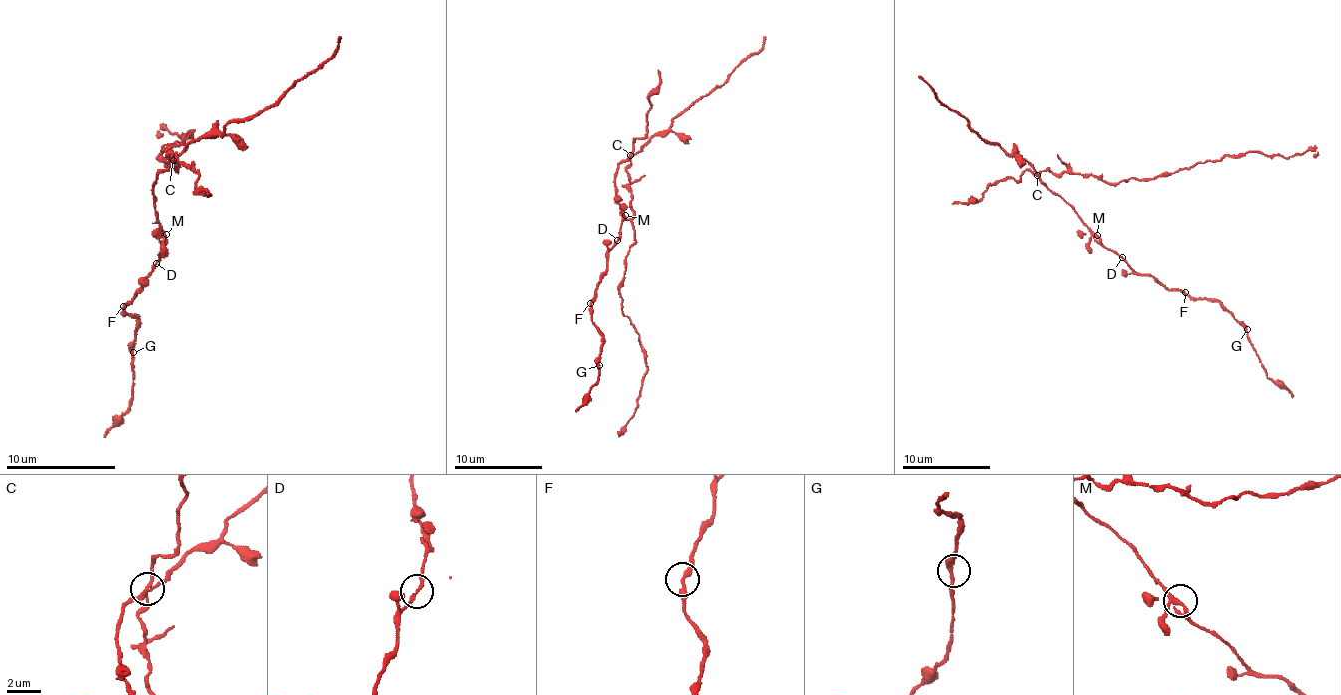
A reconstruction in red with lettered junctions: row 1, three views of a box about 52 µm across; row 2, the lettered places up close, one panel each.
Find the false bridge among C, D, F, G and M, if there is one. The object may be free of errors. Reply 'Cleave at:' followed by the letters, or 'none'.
Cleave at: C

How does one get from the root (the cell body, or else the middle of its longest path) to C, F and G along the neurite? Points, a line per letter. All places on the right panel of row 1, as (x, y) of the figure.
C: (1055, 195), (1038, 176)
F: (1055, 195), (1060, 195), (1075, 211), (1099, 244), (1115, 250), (1137, 272), (1152, 274), (1170, 290), (1185, 292)
G: (1055, 195), (1075, 211), (1099, 244), (1137, 272), (1152, 274), (1170, 290), (1196, 299), (1216, 299), (1247, 329)

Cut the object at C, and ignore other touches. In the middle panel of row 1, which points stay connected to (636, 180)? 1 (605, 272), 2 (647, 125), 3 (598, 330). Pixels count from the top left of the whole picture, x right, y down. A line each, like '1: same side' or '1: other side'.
1: other side
2: same side
3: other side

